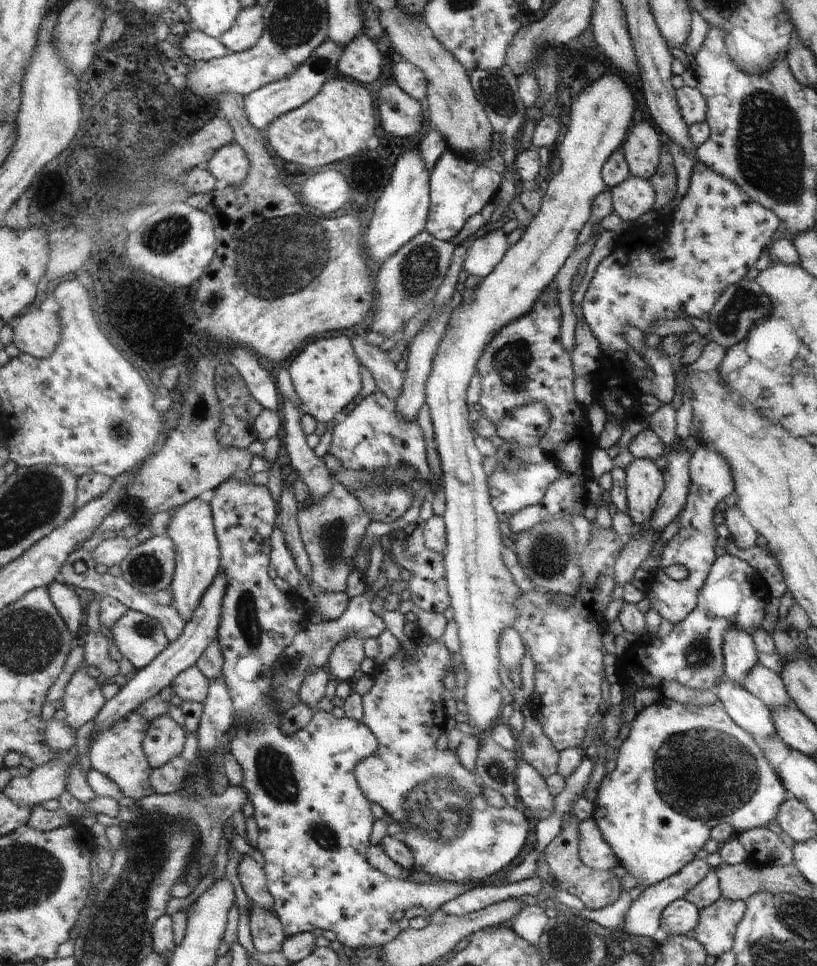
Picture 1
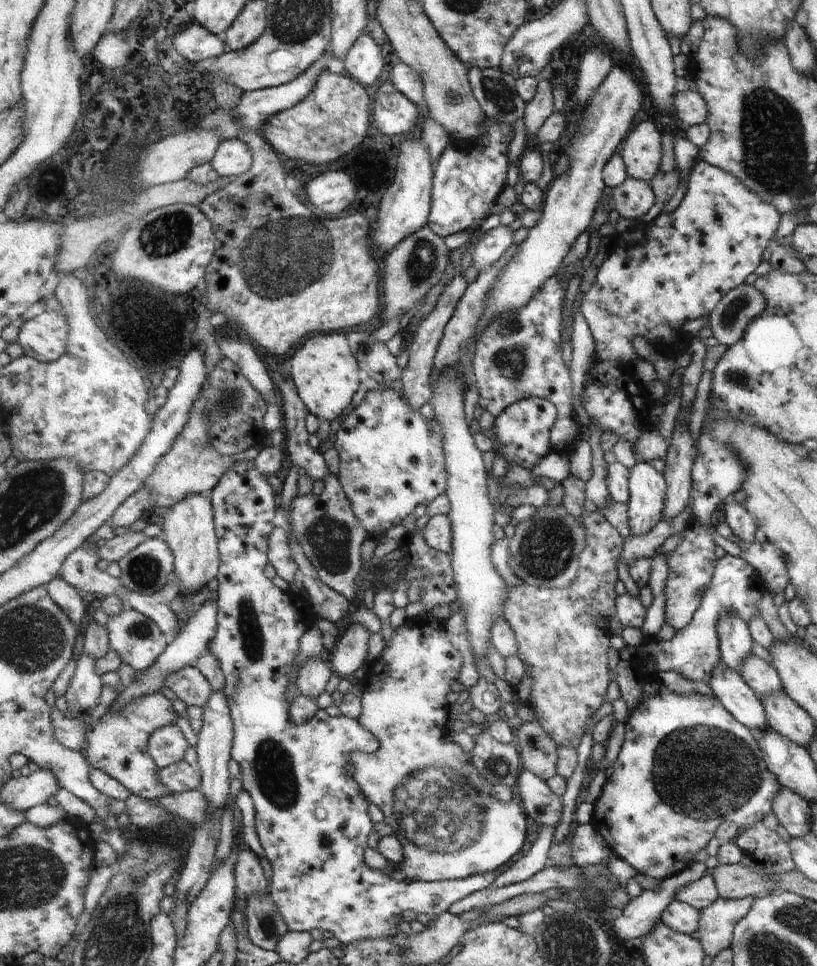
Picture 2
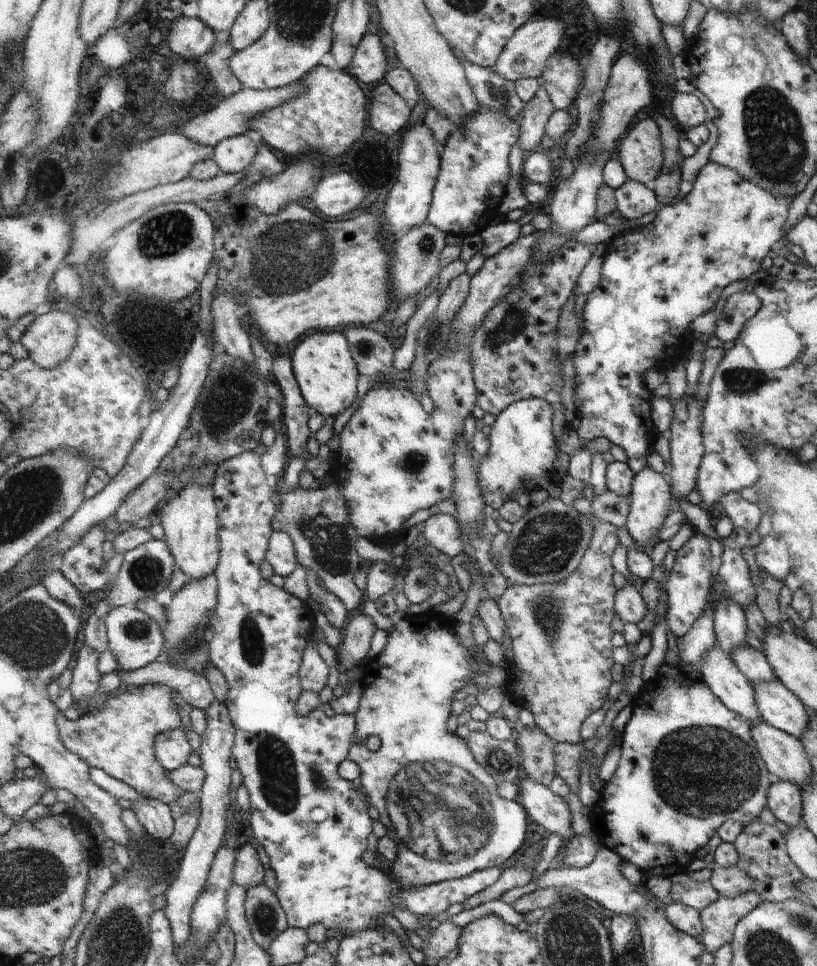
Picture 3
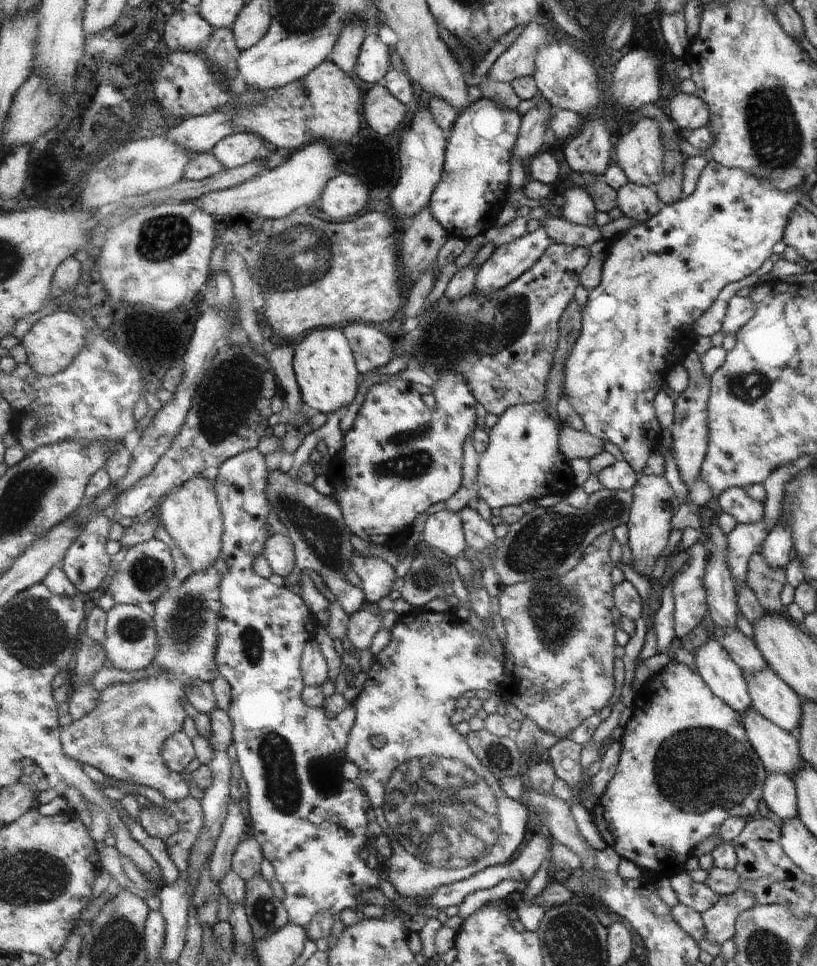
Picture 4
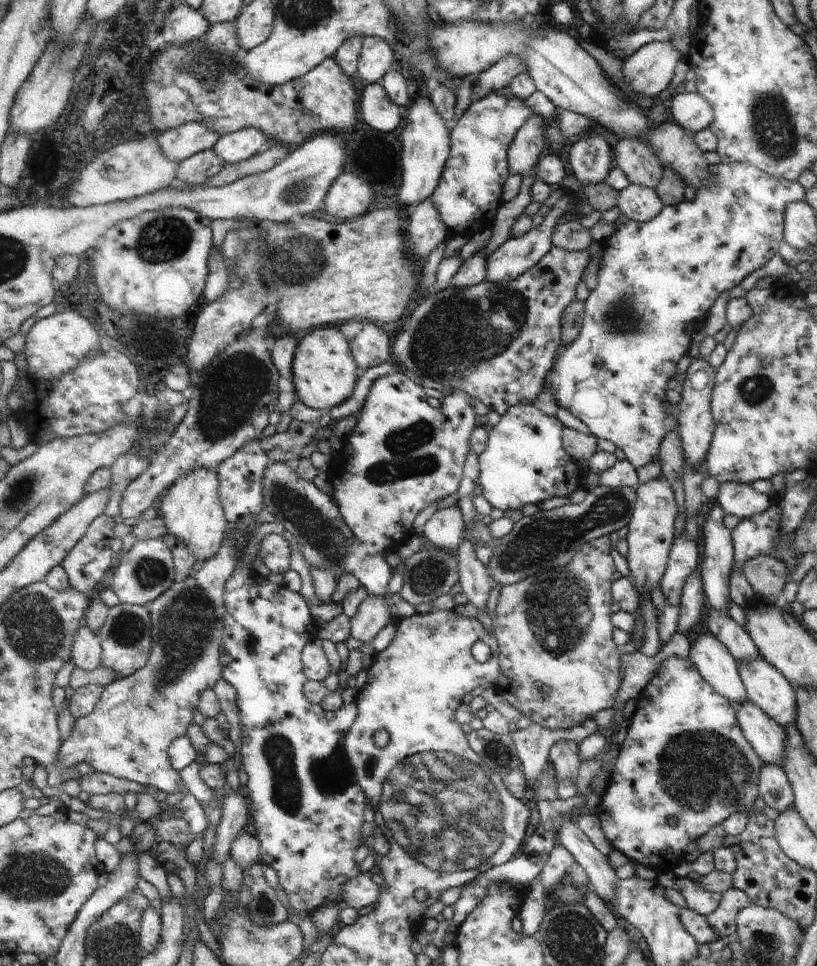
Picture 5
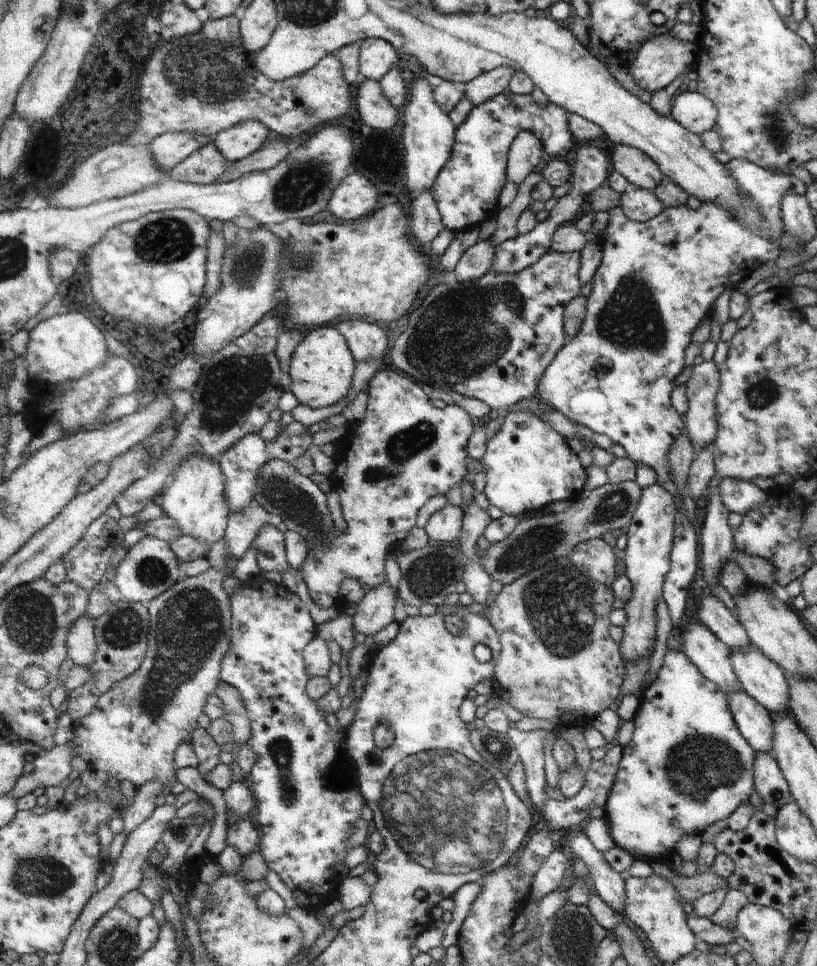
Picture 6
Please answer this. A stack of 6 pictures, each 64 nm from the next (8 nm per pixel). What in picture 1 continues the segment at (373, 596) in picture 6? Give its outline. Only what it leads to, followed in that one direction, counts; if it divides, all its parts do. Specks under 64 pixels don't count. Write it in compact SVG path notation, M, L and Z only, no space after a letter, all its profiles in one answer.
M351 635L335 645L327 666L333 679L347 682L357 674L361 662L367 658L364 647L366 640L359 635Z

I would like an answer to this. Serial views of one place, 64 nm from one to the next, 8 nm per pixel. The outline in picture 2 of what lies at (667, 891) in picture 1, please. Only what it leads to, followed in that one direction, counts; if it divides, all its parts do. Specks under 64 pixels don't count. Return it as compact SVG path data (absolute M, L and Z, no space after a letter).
M693 863L689 868L683 870L679 874L666 878L657 890L640 891L628 905L622 910L622 913L612 922L612 928L619 939L619 943L625 941L629 943L631 938L643 938L651 932L657 921L661 921L660 916L663 911L676 900L676 892L683 886L690 885L692 882L698 881L705 875L706 867L701 863Z

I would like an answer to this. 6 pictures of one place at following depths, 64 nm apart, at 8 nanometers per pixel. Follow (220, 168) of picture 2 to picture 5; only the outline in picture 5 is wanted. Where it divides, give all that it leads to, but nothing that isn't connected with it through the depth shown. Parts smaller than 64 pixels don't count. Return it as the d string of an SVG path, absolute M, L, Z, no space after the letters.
M247 127L226 135L223 134L213 149L226 164L234 165L266 151L271 145L271 138L261 129Z

